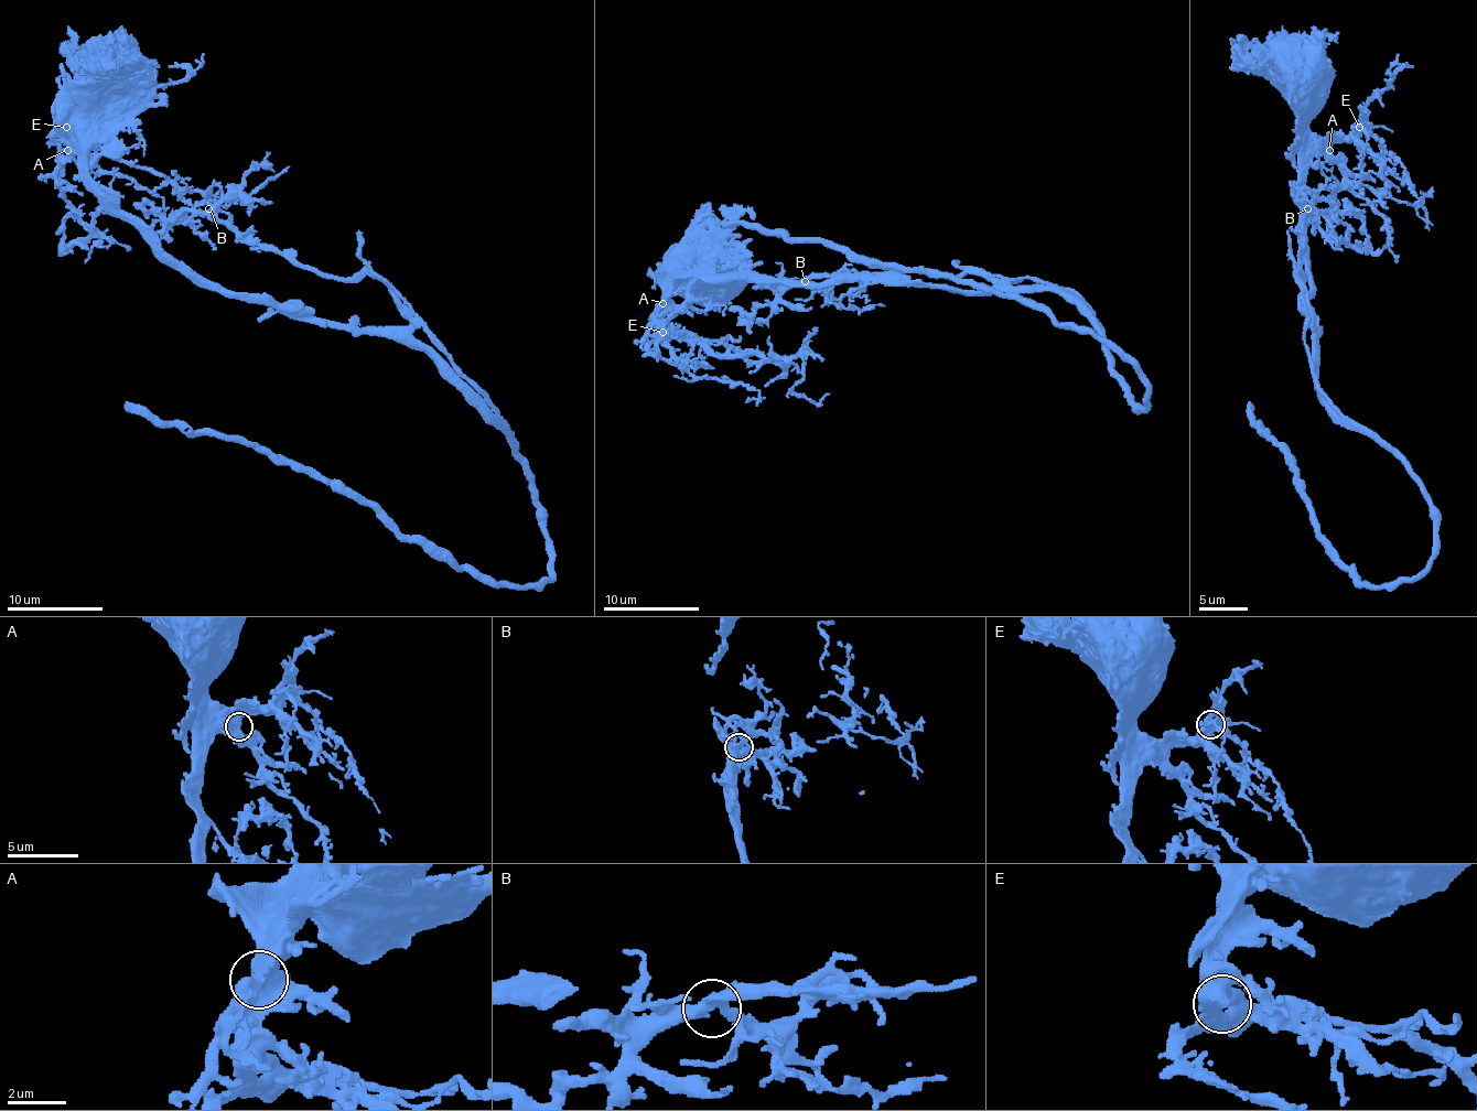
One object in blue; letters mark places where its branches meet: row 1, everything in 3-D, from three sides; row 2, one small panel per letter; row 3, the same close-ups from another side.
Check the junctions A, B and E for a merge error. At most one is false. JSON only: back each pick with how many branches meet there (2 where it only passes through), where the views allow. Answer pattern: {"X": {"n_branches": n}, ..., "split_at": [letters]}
{"split_at": []}

